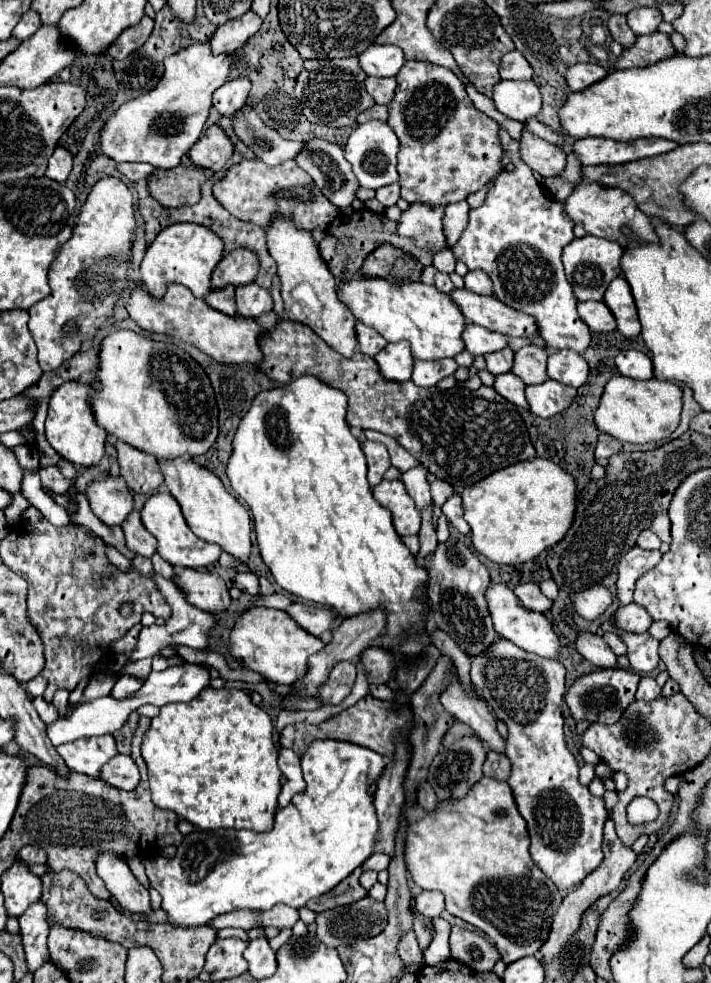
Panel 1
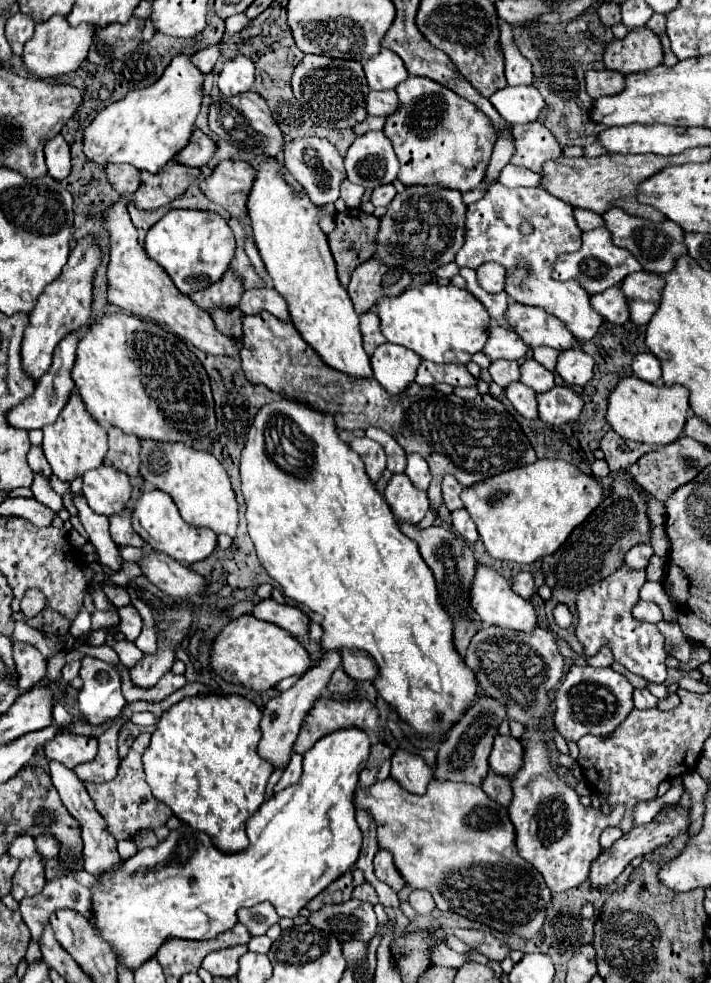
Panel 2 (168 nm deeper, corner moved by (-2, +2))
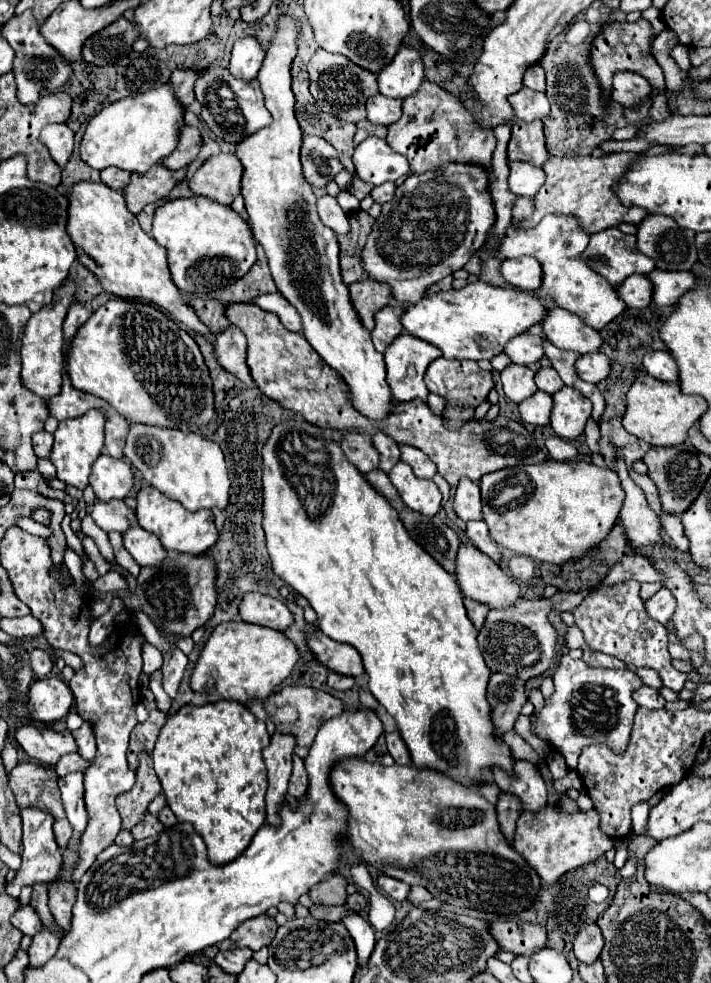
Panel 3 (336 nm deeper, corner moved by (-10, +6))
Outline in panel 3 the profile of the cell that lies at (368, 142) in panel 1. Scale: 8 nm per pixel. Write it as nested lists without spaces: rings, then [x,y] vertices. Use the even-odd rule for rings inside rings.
[[[373,136],[355,148],[353,164],[357,168],[357,176],[375,186],[395,182],[397,178],[411,174],[405,156],[393,152],[385,140]]]

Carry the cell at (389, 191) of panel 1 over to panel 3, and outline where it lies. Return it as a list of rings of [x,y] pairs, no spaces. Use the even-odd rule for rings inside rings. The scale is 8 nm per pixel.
[[[385,182],[381,186],[375,186],[371,190],[371,196],[373,196],[373,200],[377,204],[385,204],[385,202],[389,202],[393,198],[393,192],[395,192],[395,184],[393,182]]]

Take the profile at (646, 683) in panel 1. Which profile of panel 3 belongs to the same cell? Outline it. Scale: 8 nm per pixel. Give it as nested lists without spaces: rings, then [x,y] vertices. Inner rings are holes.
[[[641,686],[637,692],[633,692],[633,700],[643,708],[663,708],[665,706],[665,700],[659,694],[659,690],[649,688],[649,686]]]

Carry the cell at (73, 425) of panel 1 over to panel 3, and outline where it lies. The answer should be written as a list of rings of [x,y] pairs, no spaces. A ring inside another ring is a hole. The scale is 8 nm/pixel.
[[[89,410],[87,414],[75,418],[75,420],[63,420],[59,422],[59,428],[55,430],[55,444],[49,454],[49,460],[53,462],[57,470],[57,478],[69,486],[75,486],[79,490],[85,490],[89,484],[89,472],[95,462],[95,458],[101,454],[103,440],[105,440],[105,416],[99,410]]]

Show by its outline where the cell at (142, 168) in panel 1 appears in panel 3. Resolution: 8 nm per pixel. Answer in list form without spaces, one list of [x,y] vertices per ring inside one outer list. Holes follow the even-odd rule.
[[[105,168],[101,170],[101,182],[107,184],[113,190],[123,190],[129,184],[129,172],[119,170],[119,168]]]

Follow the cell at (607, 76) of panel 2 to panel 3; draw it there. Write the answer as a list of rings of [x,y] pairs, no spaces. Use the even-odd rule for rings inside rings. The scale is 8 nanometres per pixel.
[[[617,72],[613,76],[613,90],[611,98],[625,108],[637,108],[653,94],[651,84],[633,72]]]

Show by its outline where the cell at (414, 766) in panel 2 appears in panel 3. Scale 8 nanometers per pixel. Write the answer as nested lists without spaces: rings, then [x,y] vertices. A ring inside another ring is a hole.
[[[395,730],[395,732],[385,734],[385,740],[387,740],[387,750],[389,750],[389,754],[393,756],[393,760],[395,760],[397,764],[409,766],[409,764],[411,764],[411,756],[409,756],[409,750],[405,748],[399,732]]]

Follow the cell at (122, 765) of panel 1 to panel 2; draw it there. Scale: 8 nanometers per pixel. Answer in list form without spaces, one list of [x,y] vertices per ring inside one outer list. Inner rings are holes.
[[[117,718],[115,724],[101,734],[99,738],[99,754],[93,762],[79,764],[75,768],[75,774],[83,782],[109,782],[119,774],[121,758],[117,754],[117,732],[125,724],[125,720]]]

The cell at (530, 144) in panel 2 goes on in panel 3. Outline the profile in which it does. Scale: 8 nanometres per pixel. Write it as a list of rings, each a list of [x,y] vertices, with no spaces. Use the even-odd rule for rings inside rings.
[[[515,120],[507,154],[509,154],[509,160],[523,160],[533,166],[543,166],[543,162],[549,158],[549,152],[545,148],[543,122]]]

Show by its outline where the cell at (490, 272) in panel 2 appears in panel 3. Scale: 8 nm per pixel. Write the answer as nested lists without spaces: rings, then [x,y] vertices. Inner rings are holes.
[[[533,256],[505,260],[501,266],[501,274],[507,284],[523,290],[537,290],[541,286],[541,264]]]

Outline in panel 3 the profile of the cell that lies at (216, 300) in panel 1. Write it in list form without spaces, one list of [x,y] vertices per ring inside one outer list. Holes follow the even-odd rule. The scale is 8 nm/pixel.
[[[229,326],[225,332],[217,334],[213,342],[215,358],[217,362],[233,376],[237,376],[247,388],[253,388],[253,378],[249,376],[249,368],[245,362],[245,350],[247,350],[247,340],[245,336],[235,328]]]

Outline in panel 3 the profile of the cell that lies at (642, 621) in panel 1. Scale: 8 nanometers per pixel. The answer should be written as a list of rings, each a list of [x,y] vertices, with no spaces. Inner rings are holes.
[[[661,588],[657,594],[653,594],[647,602],[645,602],[647,614],[651,618],[655,618],[657,622],[661,622],[663,626],[669,624],[673,612],[675,612],[675,600],[673,594],[667,588]]]

